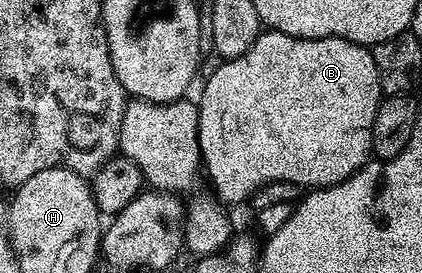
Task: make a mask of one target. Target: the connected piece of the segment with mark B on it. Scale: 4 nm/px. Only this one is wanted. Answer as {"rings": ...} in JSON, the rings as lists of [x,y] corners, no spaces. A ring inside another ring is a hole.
{"rings":[[[263,31],[253,43],[253,47],[249,47],[249,51],[245,51],[245,55],[228,57],[218,63],[220,65],[208,75],[203,90],[200,91],[199,97],[197,96],[197,104],[199,107],[199,146],[203,156],[202,172],[205,174],[206,180],[207,177],[211,180],[211,185],[215,188],[216,193],[214,196],[220,202],[226,203],[228,206],[239,205],[242,201],[250,202],[259,190],[278,181],[295,183],[311,189],[340,185],[367,164],[372,156],[373,123],[377,119],[380,103],[385,100],[377,63],[373,63],[373,55],[368,46],[346,41],[344,37],[305,39],[304,37],[294,37],[288,33]]]}

